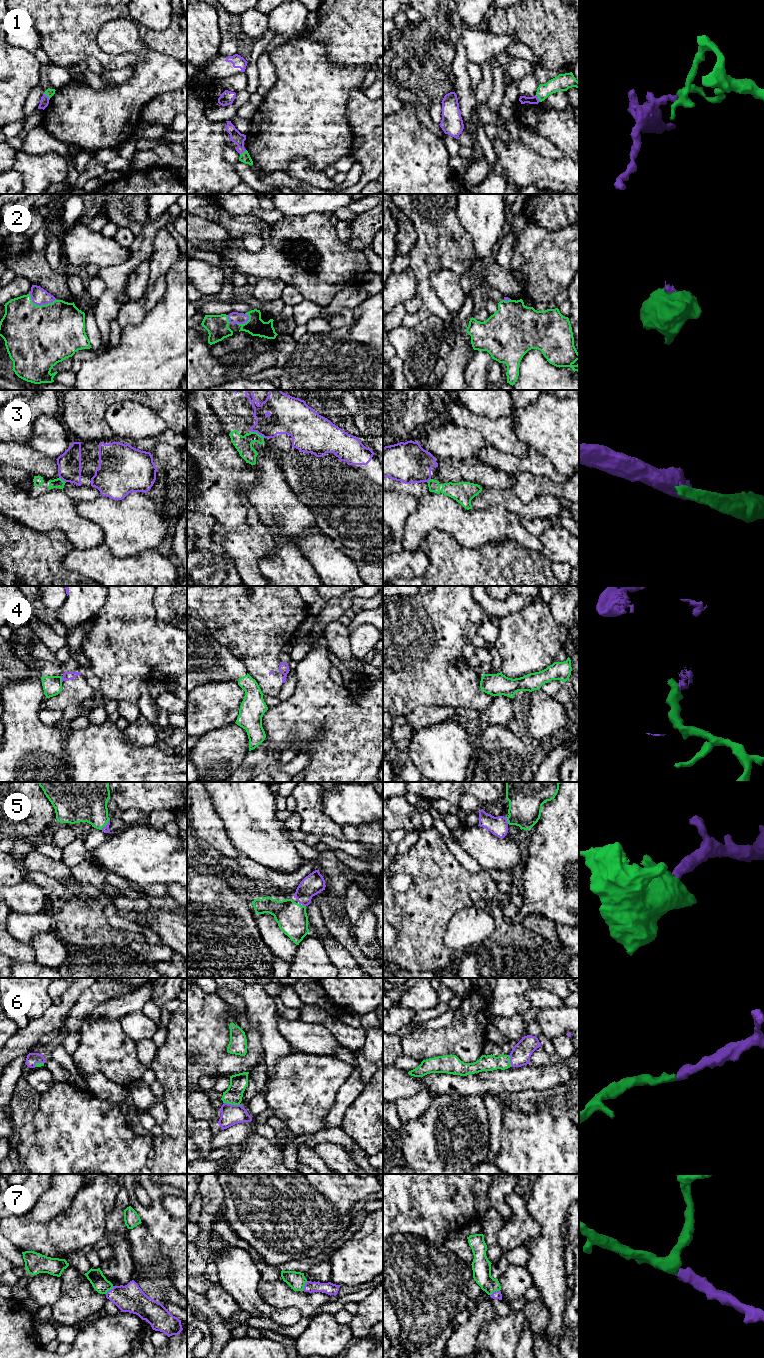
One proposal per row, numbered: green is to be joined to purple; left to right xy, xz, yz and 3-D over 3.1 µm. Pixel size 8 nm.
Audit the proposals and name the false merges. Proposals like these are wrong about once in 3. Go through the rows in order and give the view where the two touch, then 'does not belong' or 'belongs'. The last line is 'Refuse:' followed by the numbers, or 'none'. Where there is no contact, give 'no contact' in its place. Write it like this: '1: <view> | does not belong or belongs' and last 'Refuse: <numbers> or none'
1: xy | does not belong
2: xy | belongs
3: xz | does not belong
4: xy | does not belong
5: xy | belongs
6: xz | belongs
7: xz | belongs
Refuse: 1, 3, 4

